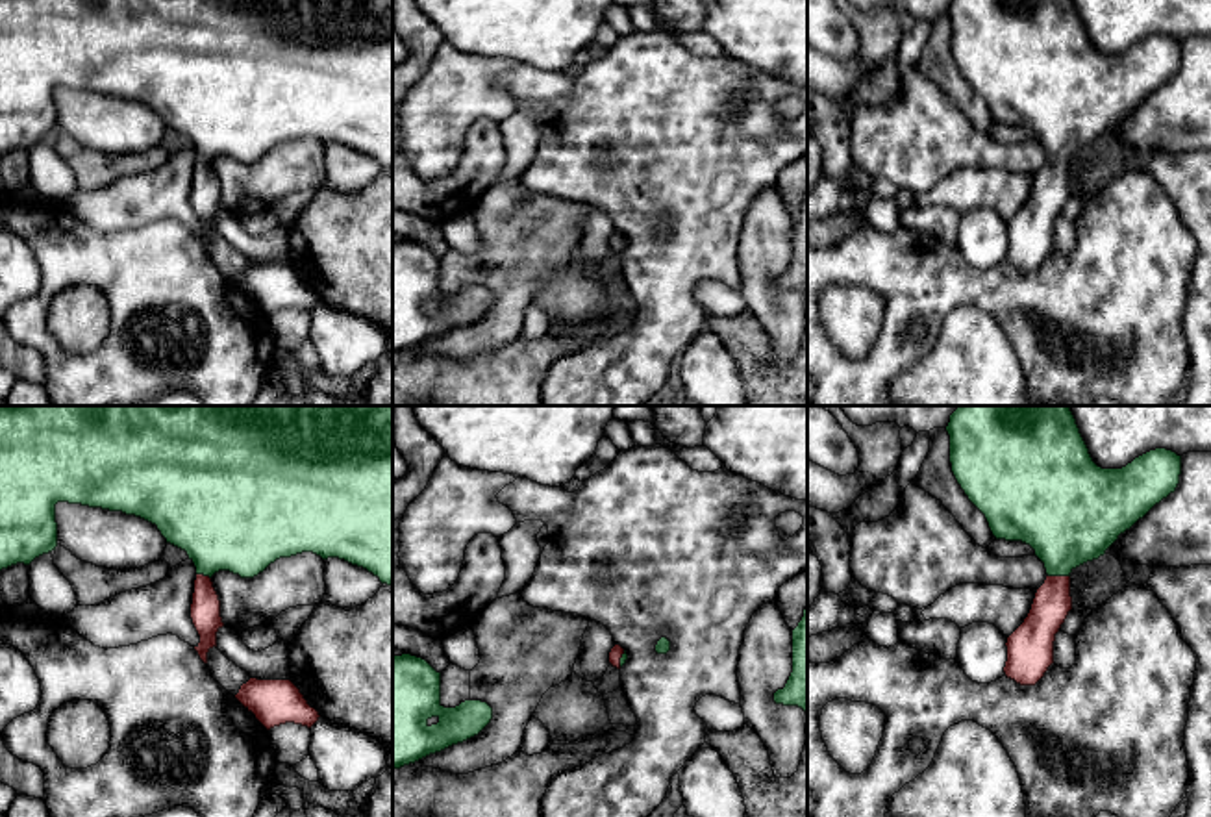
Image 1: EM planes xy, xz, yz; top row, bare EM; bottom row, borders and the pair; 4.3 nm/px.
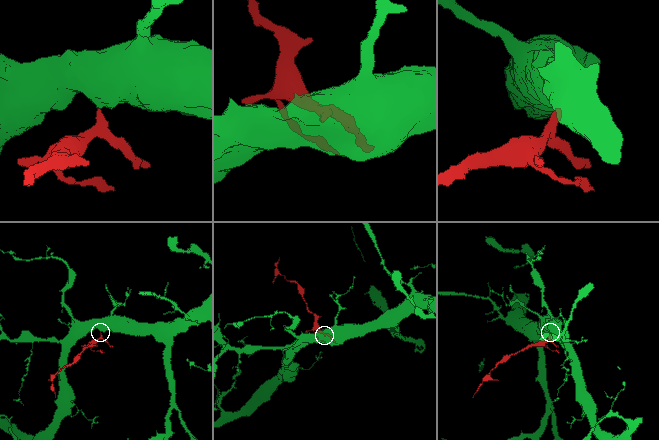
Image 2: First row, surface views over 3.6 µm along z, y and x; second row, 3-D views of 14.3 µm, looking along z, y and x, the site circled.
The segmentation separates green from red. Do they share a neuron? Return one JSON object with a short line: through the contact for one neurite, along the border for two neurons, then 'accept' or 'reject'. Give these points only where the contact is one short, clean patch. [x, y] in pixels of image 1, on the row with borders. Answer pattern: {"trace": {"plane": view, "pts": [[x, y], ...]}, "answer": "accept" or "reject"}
{"trace": {"plane": "yz", "pts": [[1069, 519], [1060, 575], [1052, 603]]}, "answer": "accept"}

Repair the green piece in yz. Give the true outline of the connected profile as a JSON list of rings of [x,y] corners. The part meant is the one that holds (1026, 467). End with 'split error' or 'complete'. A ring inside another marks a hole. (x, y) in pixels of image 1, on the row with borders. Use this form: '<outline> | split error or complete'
[[[957,406],[946,426],[950,435],[952,472],[968,500],[985,515],[996,539],[1022,541],[1044,563],[1046,580],[1037,589],[1024,622],[1007,637],[1004,672],[1020,685],[1035,685],[1054,663],[1054,641],[1072,610],[1070,572],[1098,559],[1142,519],[1155,504],[1176,491],[1181,474],[1181,456],[1167,448],[1150,450],[1122,469],[1098,467],[1080,434],[1068,406]]] | split error

